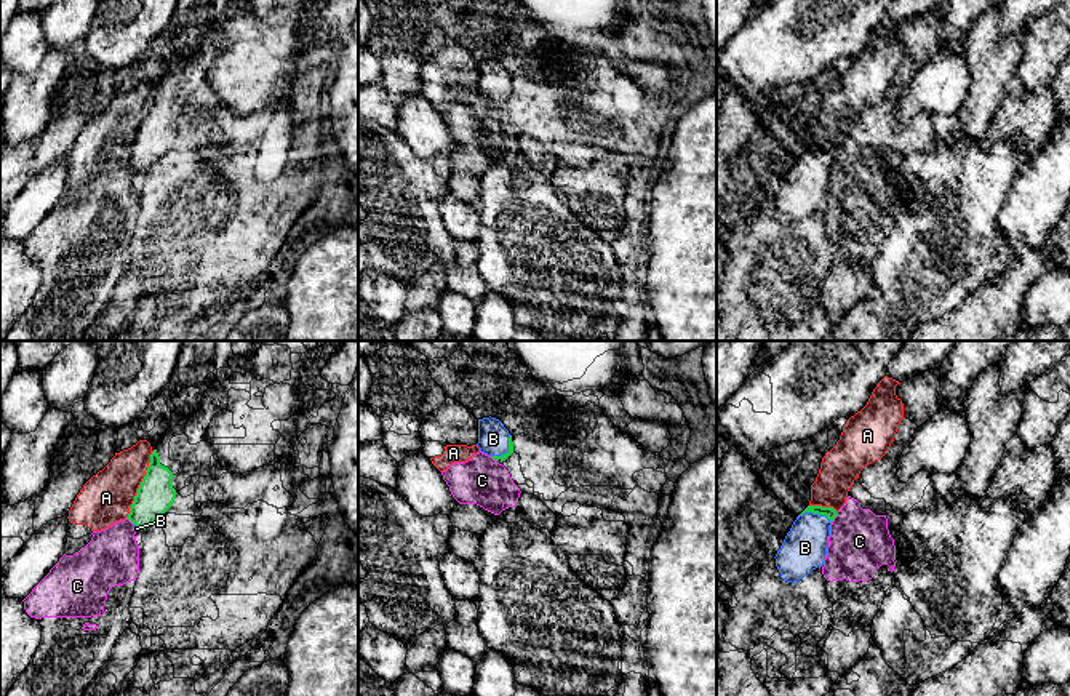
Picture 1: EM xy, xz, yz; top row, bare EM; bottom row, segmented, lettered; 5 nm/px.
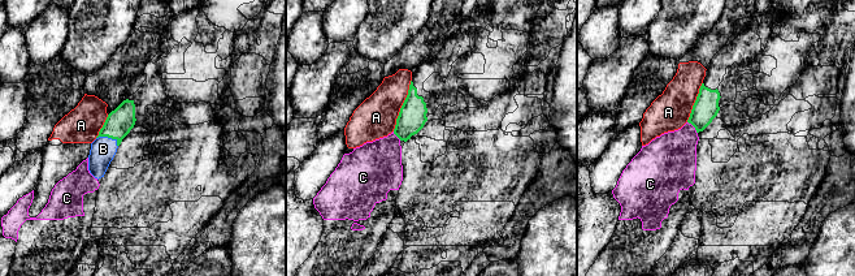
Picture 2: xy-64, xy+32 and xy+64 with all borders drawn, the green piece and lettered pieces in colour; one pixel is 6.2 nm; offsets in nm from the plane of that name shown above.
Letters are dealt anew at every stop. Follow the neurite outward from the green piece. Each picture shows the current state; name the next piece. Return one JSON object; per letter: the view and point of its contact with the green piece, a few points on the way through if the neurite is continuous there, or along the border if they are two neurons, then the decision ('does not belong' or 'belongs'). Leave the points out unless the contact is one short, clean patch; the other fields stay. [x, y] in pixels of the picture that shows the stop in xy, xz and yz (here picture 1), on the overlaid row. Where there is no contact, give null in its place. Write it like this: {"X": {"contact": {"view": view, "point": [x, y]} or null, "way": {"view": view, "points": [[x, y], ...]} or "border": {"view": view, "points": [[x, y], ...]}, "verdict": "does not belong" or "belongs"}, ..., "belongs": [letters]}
{"A": {"contact": {"view": "xy", "point": [139, 485]}, "verdict": "does not belong"}, "B": {"contact": {"view": "yz", "point": [816, 512]}, "way": {"view": "yz", "points": [[829, 512], [816, 512], [805, 548]]}, "verdict": "belongs"}, "C": {"contact": {"view": "yz", "point": [835, 516]}, "border": {"view": "yz", "points": [[837, 512], [830, 522]]}, "verdict": "does not belong"}, "belongs": ["B"]}

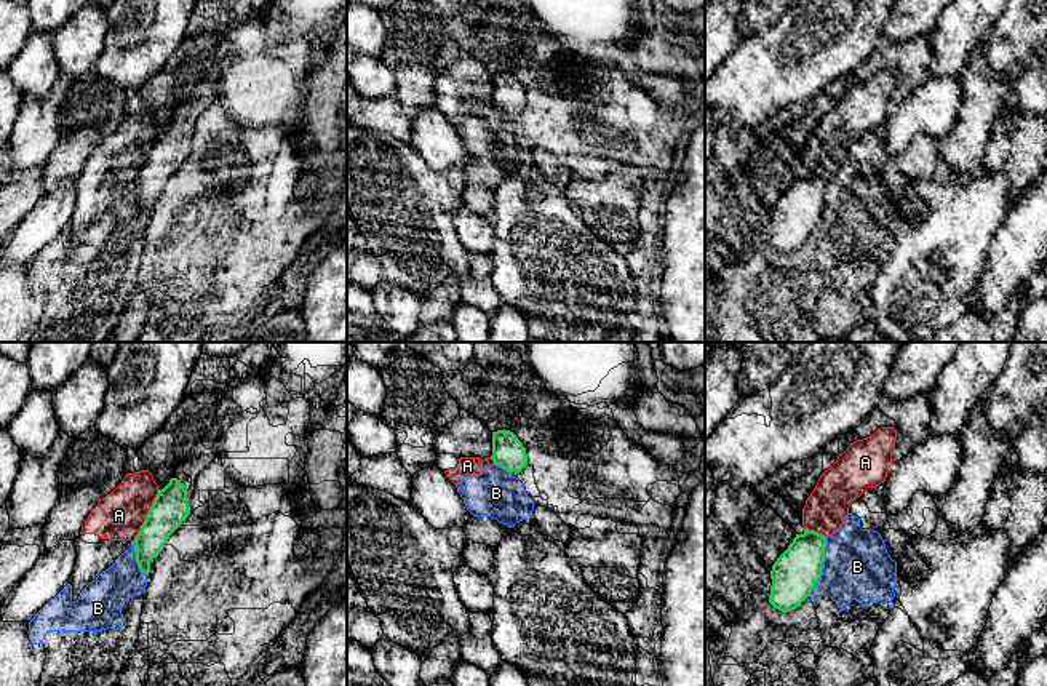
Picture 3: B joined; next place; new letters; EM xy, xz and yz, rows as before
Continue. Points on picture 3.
{"A": {"contact": {"view": "xy", "point": [147, 515]}, "verdict": "does not belong"}, "B": {"contact": {"view": "yz", "point": [822, 566]}, "verdict": "does not belong"}, "belongs": []}

